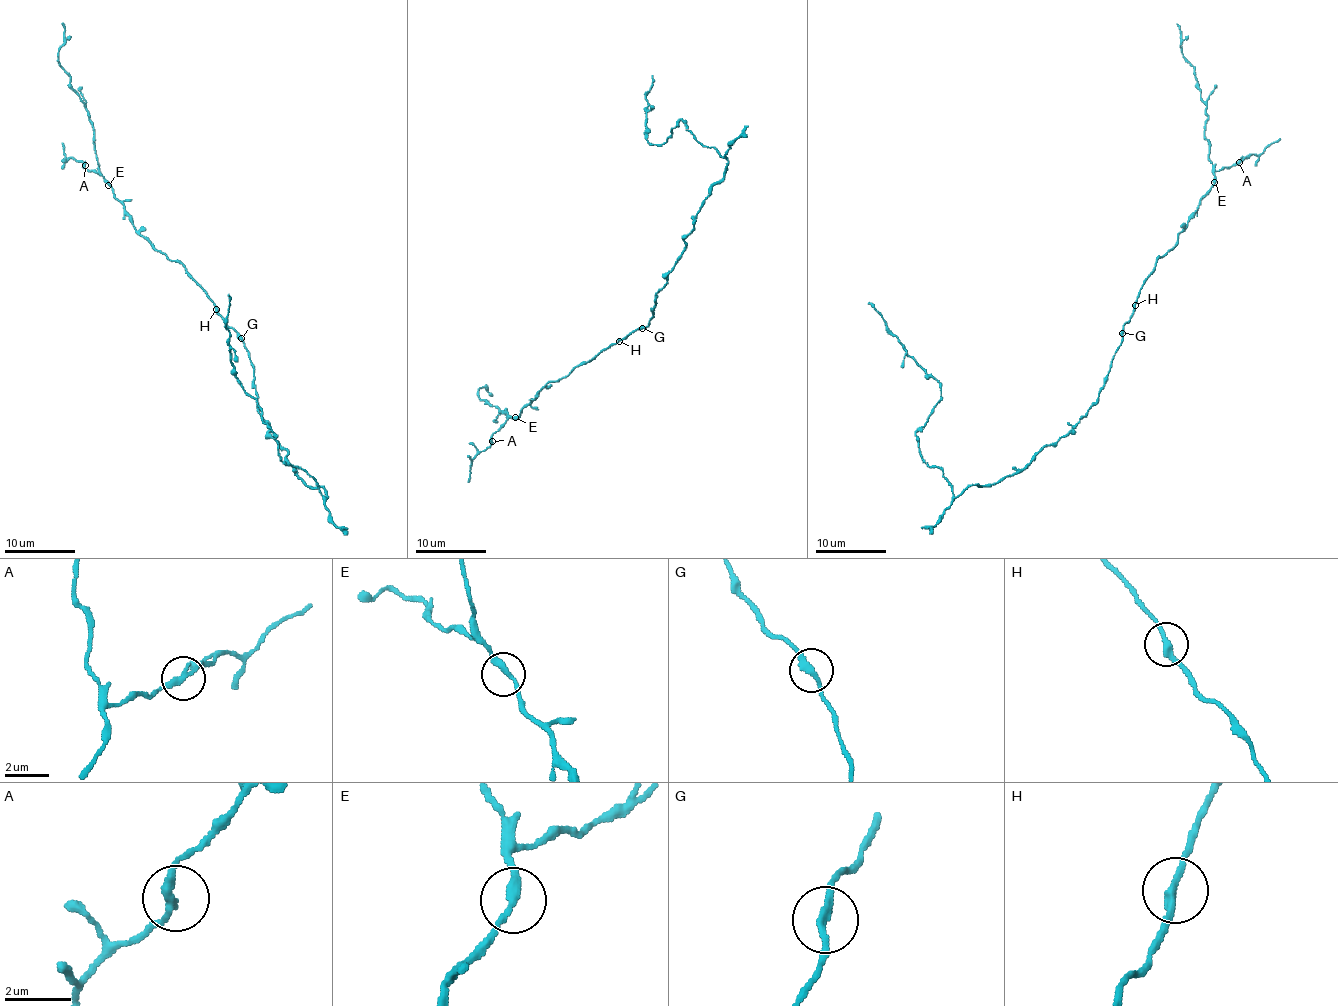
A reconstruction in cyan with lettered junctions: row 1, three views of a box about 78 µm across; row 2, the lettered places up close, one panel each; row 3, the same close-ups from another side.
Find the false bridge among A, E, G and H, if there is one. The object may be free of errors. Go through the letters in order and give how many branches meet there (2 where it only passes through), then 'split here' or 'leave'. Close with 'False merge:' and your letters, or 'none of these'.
A: 2 | leave
E: 2 | leave
G: 2 | leave
H: 2 | leave
False merge: none of these

